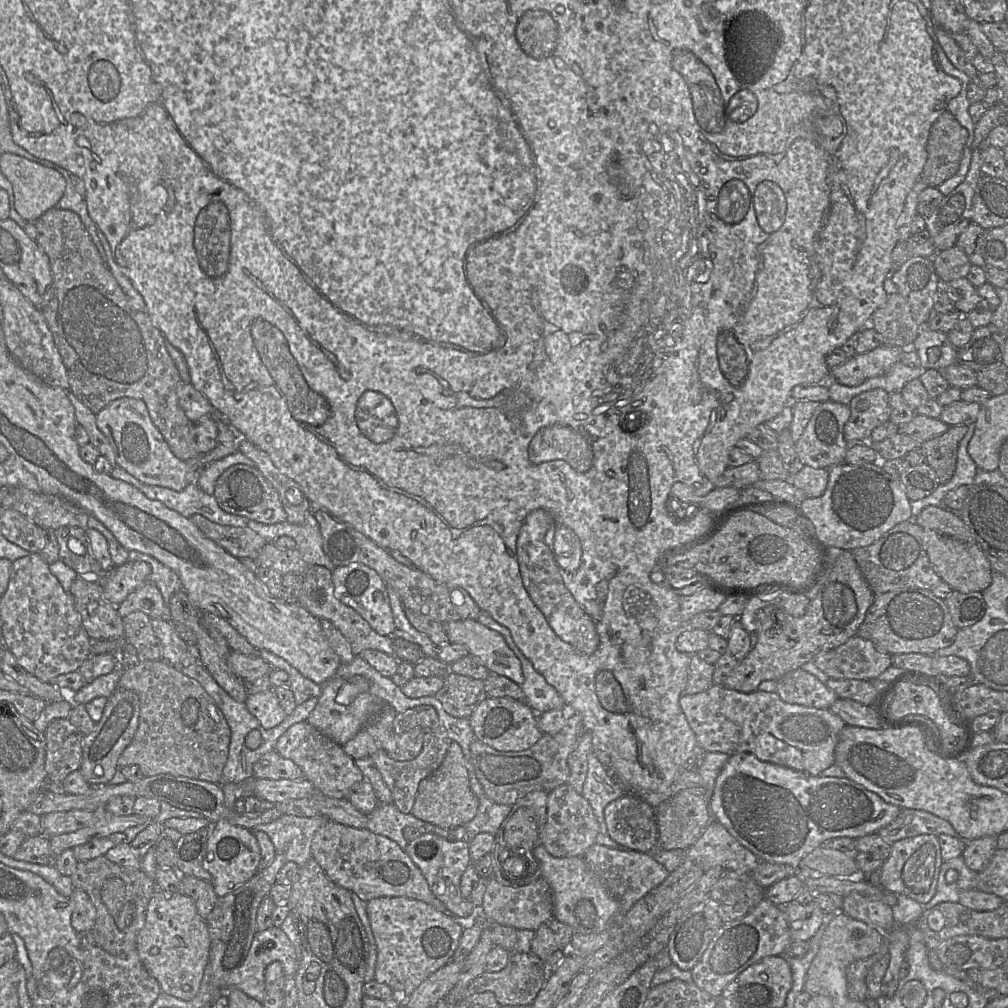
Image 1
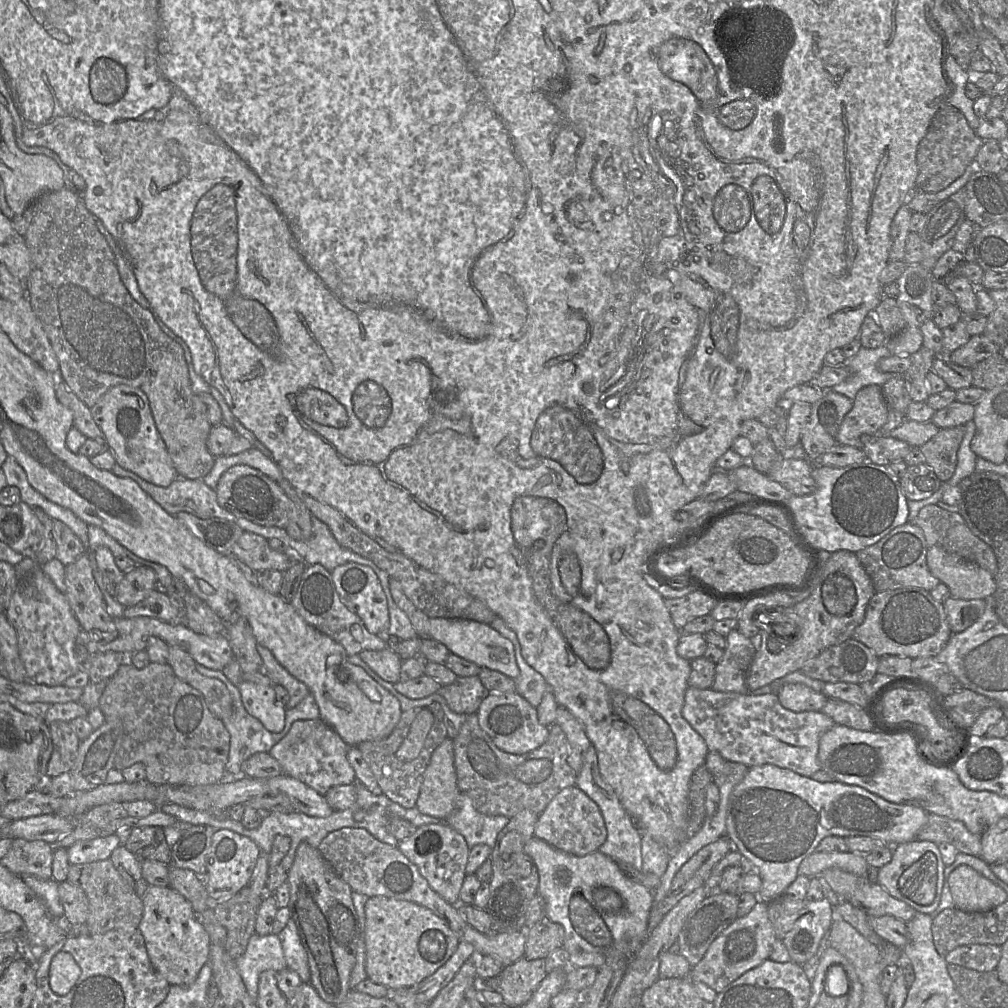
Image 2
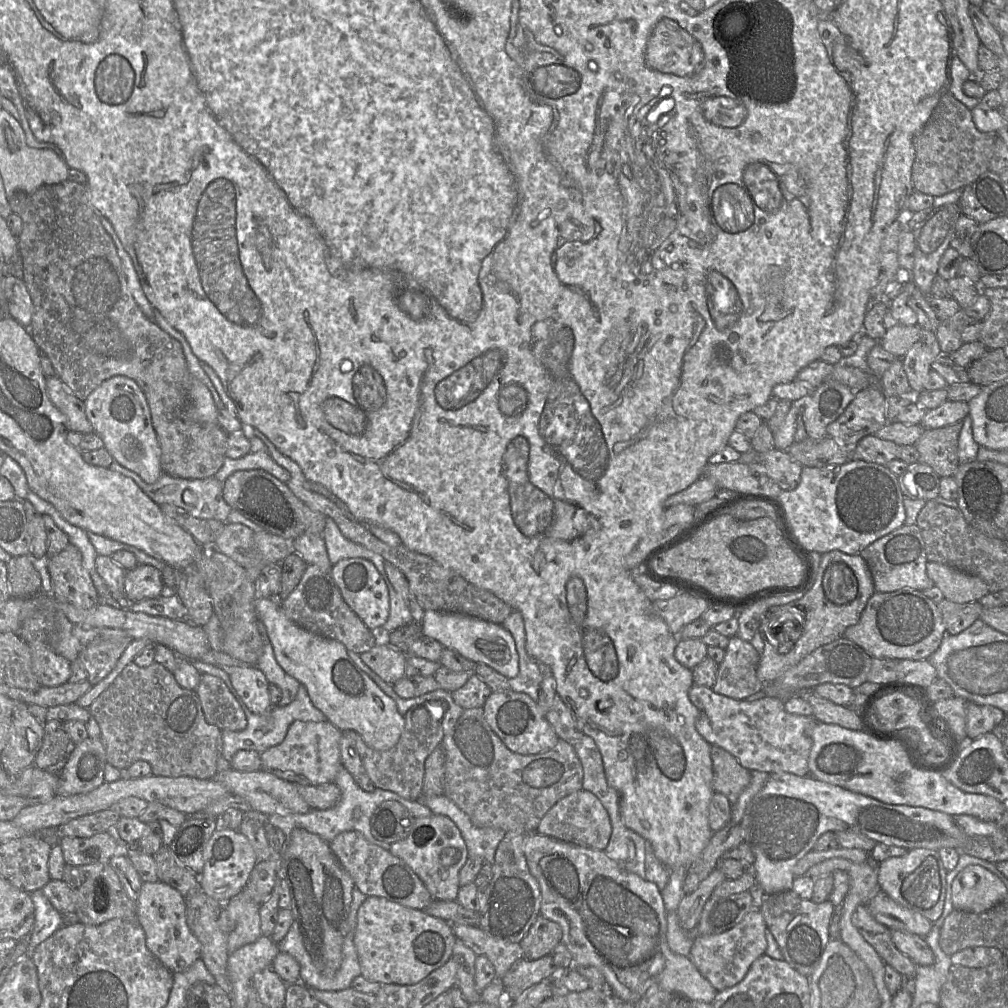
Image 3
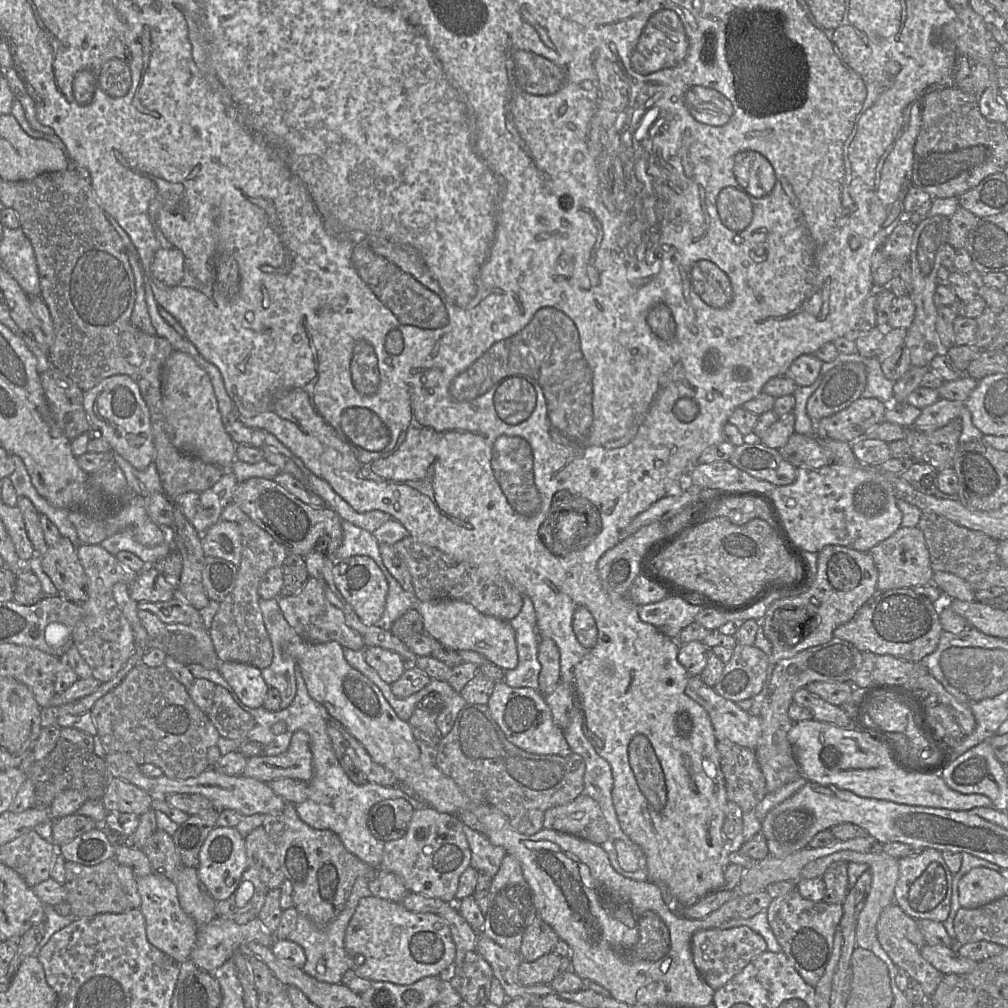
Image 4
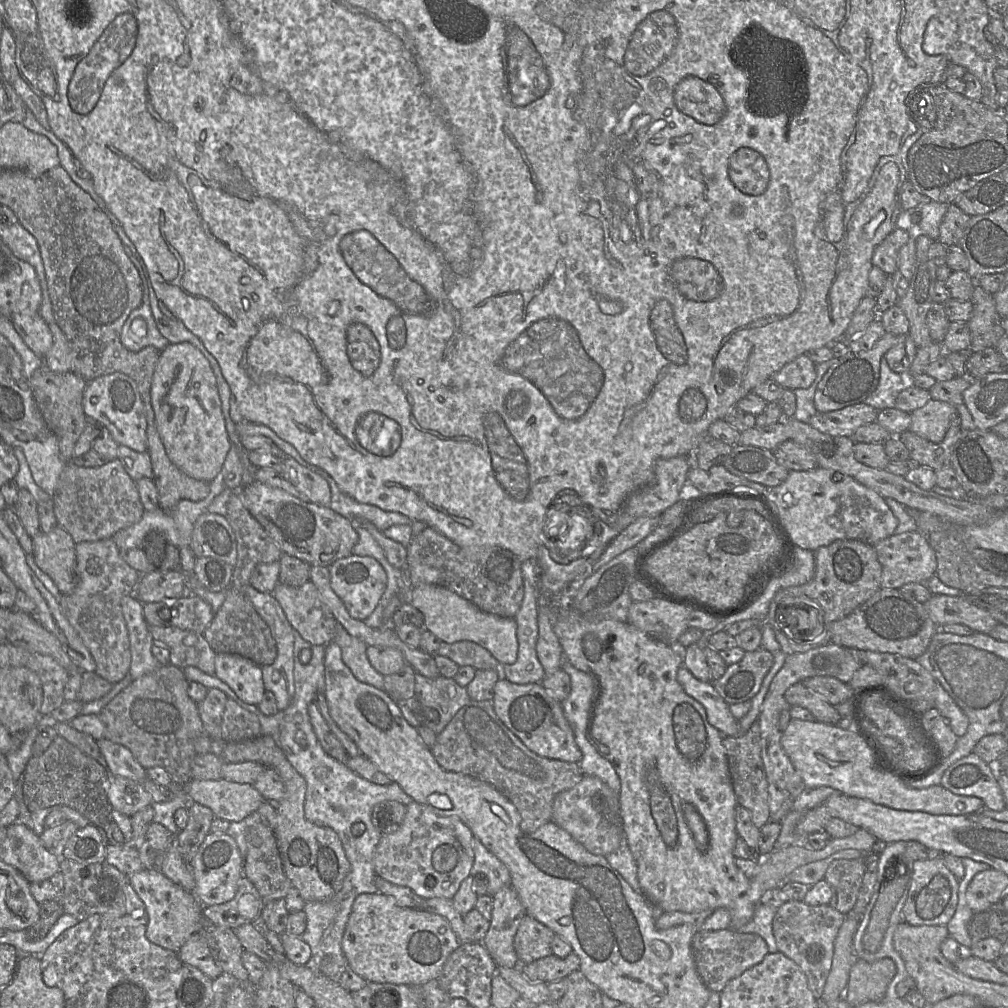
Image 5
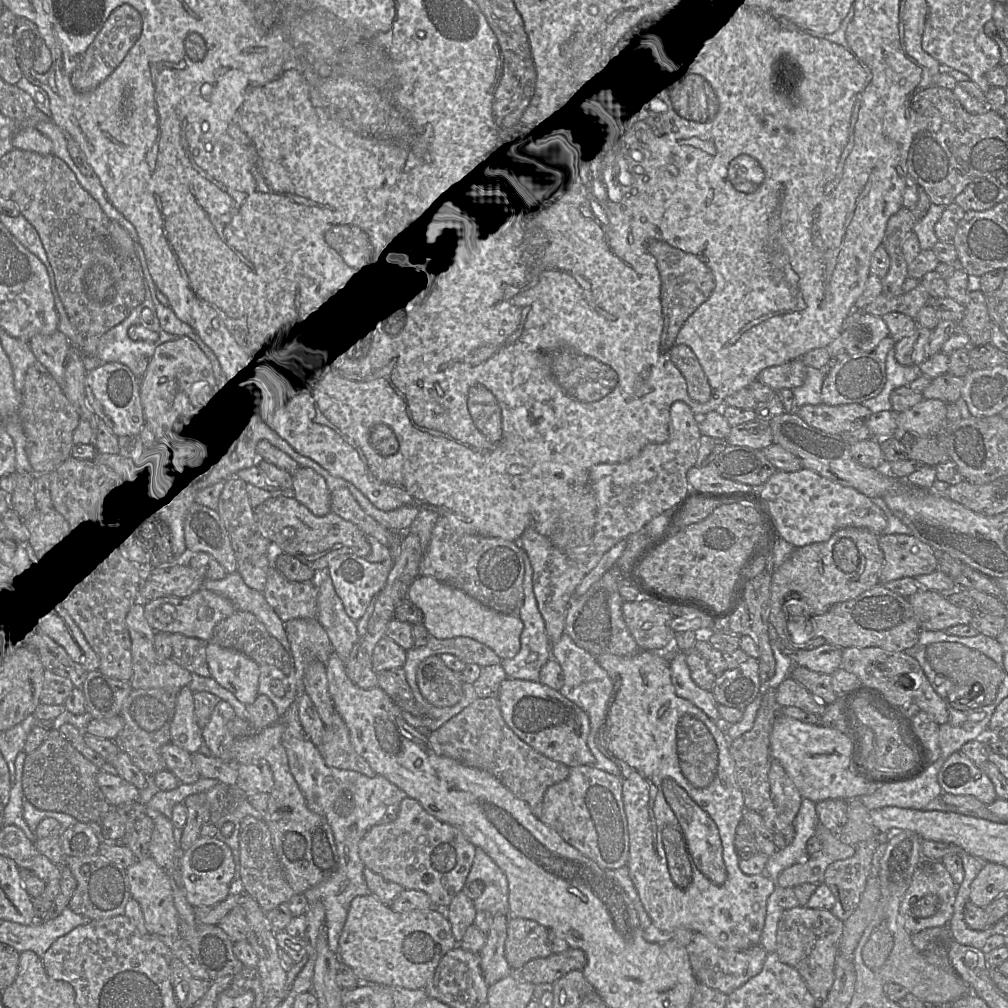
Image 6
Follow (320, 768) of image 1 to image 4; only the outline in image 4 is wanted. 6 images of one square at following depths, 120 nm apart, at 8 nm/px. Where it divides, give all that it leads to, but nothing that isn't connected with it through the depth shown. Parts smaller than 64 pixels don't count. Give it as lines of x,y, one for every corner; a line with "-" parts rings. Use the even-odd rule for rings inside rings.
296,731
288,749
277,756
255,756
247,759
243,776
269,783
279,778
309,782
313,776
309,736

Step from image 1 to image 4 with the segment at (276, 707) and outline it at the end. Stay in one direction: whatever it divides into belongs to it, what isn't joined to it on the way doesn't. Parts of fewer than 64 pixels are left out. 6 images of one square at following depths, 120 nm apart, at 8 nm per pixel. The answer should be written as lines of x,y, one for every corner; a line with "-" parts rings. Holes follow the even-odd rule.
221,662
218,670
246,706
253,709
263,706
269,686
259,668
240,662

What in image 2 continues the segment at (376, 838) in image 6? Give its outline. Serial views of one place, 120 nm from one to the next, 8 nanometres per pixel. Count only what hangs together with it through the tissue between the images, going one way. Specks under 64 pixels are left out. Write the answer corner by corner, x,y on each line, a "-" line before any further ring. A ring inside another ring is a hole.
447,824
420,826
409,838
400,841
397,848
426,879
429,886
450,905
460,903
460,890
466,877
470,848
464,837

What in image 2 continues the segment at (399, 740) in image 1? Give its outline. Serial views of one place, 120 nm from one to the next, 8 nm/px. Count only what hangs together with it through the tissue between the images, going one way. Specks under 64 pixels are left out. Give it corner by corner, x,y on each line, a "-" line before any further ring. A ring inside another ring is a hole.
423,708
416,715
407,737
396,752
399,760
410,761
419,755
432,727
433,720
433,713
428,708

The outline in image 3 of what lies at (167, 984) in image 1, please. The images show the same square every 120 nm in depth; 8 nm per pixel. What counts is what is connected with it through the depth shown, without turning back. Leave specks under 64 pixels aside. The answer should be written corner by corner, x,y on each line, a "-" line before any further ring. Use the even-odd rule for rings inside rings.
143,882
136,902
136,918
145,932
146,946
172,973
179,973
201,959
201,944
186,920
185,898
164,883

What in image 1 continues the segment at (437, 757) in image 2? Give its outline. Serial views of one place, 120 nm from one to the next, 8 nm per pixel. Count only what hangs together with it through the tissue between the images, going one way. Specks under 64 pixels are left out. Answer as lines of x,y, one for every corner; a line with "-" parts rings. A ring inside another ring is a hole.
452,741
441,765
423,779
411,809
414,817
442,828
464,826
477,814
478,798
472,792
462,748

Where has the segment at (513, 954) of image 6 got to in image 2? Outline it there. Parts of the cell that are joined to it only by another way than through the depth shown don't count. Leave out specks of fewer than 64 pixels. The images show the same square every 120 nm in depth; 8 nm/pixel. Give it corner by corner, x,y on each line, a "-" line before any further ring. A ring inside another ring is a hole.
543,916
526,930
525,955
529,960
545,959
564,943
564,928

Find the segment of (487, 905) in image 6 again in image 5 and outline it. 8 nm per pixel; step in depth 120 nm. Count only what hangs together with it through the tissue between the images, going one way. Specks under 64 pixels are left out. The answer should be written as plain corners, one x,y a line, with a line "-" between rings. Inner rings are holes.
474,836
472,848
474,863
470,875
474,877
477,874
484,874
487,877
489,896
493,897
501,889
511,886
508,868

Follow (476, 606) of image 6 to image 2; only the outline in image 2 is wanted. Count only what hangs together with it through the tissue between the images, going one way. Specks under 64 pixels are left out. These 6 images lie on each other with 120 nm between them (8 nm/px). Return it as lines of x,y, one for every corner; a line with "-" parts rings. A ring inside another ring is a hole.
429,618
429,637
444,644
450,653
471,661
480,668
496,670
513,680
519,676
513,644
489,624
471,619

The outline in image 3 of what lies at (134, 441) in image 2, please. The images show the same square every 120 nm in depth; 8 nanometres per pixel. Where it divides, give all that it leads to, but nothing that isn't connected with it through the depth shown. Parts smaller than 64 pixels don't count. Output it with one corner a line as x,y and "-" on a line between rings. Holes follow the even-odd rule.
115,376
104,381
85,401
86,416
104,442
105,449
122,467
137,474
148,484
155,483
163,473
161,448
152,425
146,397
130,378

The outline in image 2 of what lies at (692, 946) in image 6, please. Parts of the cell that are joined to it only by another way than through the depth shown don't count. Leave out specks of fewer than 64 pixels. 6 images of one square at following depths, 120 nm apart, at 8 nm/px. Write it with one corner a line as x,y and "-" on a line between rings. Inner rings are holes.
759,900
750,913
737,918
716,937
704,957
692,967
690,979
692,982
703,982
720,993
745,972
770,959
776,939
768,916
768,903

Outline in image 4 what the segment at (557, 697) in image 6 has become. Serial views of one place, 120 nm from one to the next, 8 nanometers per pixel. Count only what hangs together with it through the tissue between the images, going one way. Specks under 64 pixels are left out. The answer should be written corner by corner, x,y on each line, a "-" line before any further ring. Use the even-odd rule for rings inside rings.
504,681
495,683
494,691
487,704
493,720
507,740
525,752
538,755
566,757
572,753
564,737
564,731
553,721
545,695
531,688
512,688

